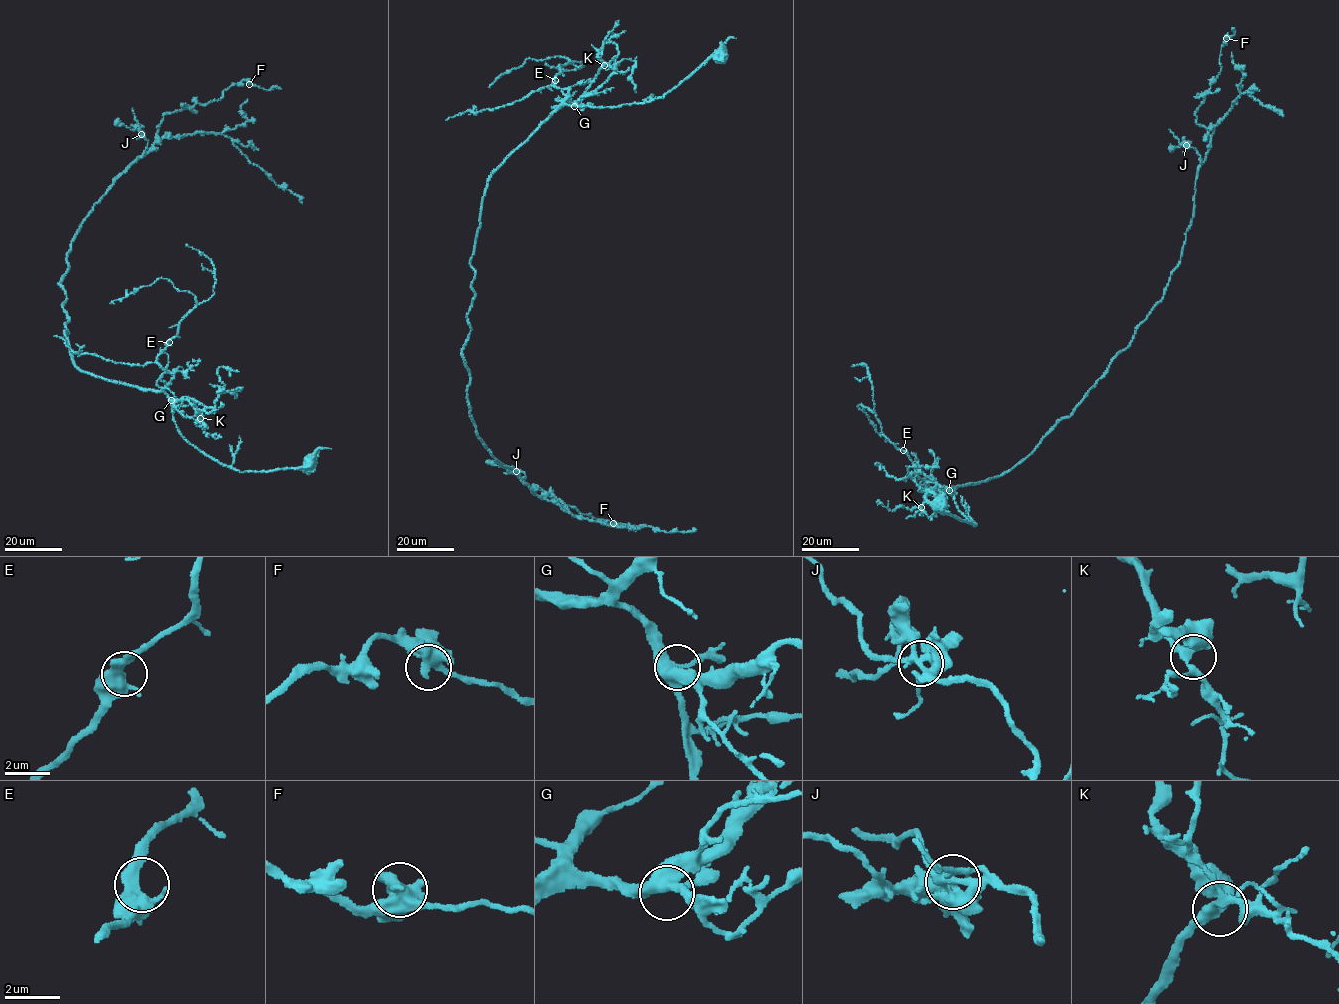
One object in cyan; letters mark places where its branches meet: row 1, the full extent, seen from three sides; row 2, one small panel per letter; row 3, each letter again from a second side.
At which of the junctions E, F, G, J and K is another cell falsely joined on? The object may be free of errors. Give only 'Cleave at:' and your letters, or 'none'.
Cleave at: none

